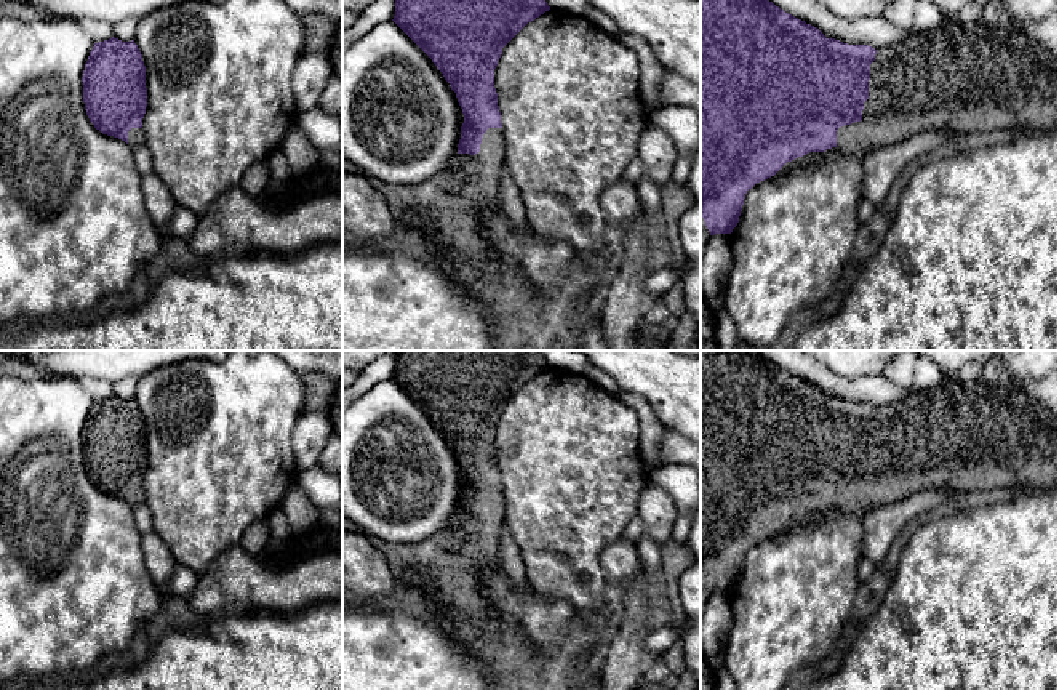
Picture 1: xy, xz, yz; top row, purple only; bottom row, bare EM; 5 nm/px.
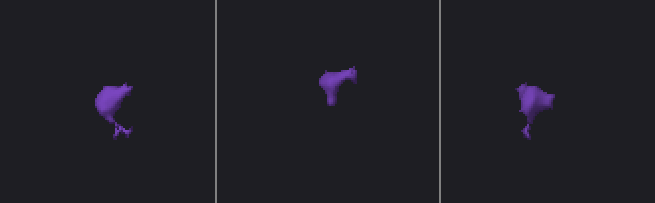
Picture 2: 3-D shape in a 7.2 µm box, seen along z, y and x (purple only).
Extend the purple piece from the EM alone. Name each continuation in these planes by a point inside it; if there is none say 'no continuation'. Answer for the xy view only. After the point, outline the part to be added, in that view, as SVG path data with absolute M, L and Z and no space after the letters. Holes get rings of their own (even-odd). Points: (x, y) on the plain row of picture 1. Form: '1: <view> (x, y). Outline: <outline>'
1: xy (136, 495). Outline: M131 487L128 490L128 504L131 507L141 504L141 503L146 503L146 495L144 495L144 490L142 487Z

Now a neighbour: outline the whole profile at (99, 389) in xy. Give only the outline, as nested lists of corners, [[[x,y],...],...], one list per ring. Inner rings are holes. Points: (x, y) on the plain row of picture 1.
[[[83,376],[78,379],[78,383],[94,399],[94,402],[104,400],[114,395],[112,381]]]

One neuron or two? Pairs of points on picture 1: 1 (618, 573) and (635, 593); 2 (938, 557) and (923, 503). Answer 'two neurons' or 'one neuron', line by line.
1: two neurons
2: two neurons

